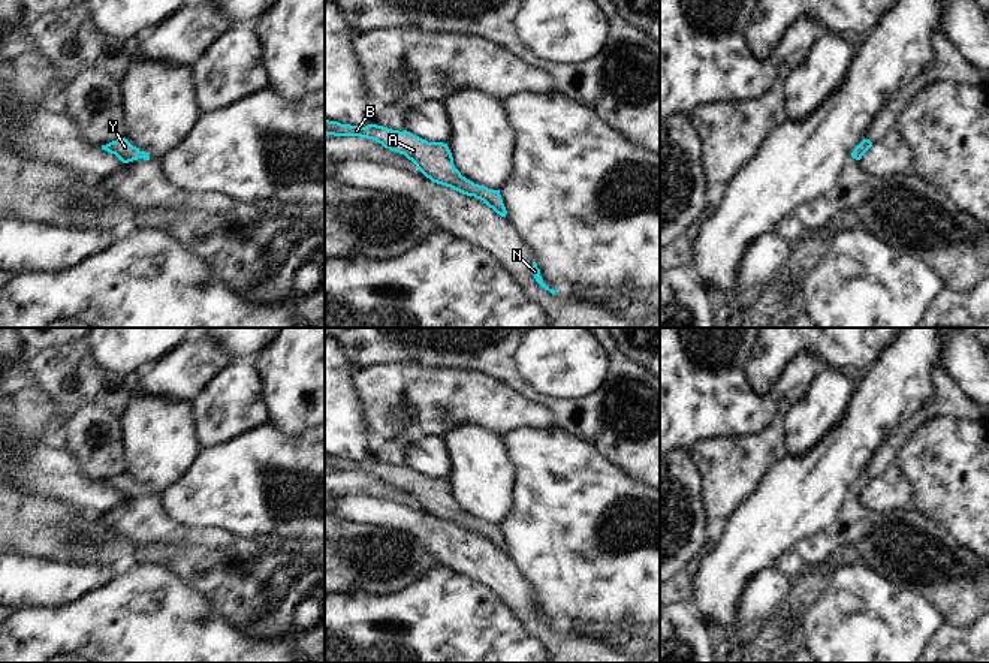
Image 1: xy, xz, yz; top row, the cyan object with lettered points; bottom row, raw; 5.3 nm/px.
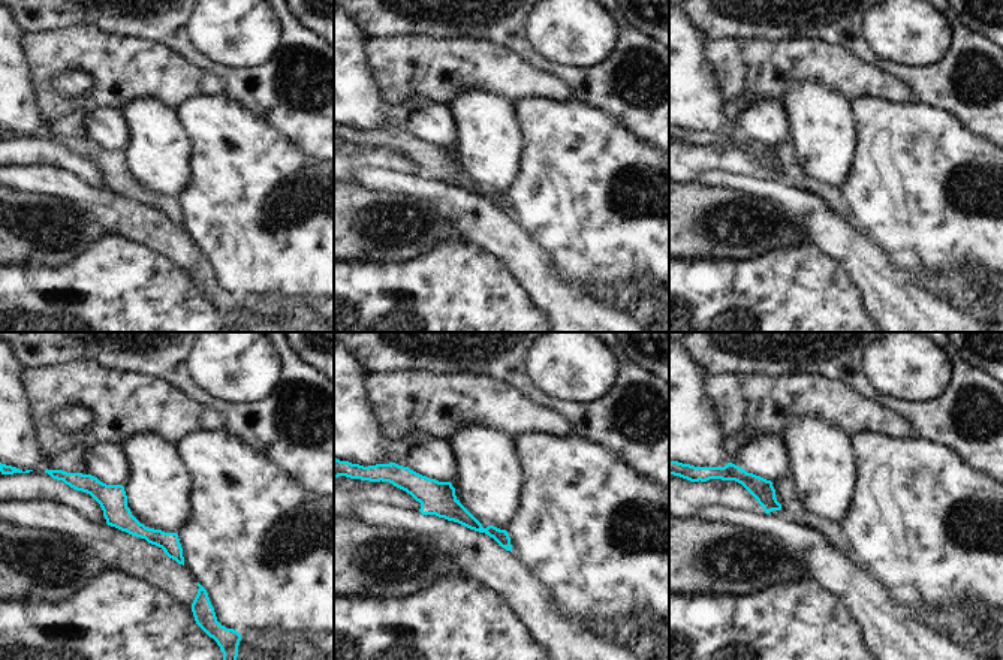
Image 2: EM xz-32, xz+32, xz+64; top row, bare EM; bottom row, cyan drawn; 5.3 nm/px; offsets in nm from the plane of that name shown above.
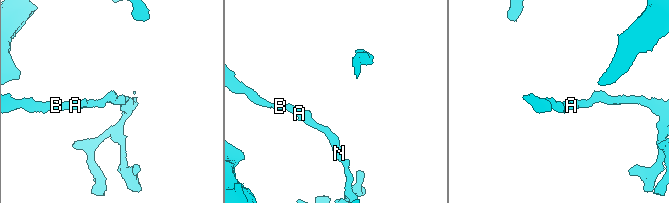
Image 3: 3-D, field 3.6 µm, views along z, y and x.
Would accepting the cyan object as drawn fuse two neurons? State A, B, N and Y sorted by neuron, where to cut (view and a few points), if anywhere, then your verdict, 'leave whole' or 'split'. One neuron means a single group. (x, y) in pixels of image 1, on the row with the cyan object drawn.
A B N Y; no cut; leave whole

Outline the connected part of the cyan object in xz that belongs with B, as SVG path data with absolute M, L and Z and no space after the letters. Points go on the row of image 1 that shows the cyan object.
M325 118L325 136L326 135L373 139L391 151L404 154L432 183L450 187L467 196L474 196L501 217L507 214L500 190L474 184L461 175L453 165L447 144L428 142L407 130L399 132L377 124L368 124L365 127L350 126Z

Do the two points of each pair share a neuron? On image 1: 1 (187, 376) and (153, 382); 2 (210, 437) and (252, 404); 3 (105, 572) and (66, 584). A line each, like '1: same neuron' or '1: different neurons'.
1: same neuron
2: same neuron
3: same neuron

